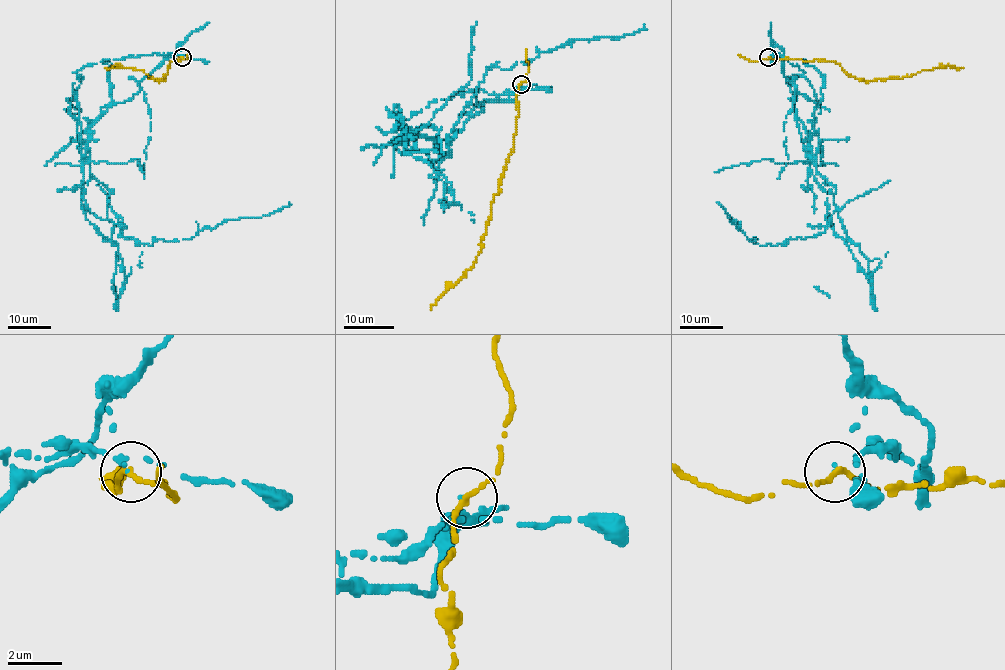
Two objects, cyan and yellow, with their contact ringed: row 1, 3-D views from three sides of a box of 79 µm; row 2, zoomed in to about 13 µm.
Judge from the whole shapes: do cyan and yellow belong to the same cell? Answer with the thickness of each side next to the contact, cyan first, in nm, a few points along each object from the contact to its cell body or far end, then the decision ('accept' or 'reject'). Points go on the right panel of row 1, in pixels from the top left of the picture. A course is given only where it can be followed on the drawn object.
70/200 nm | cyan via (768, 57), (818, 105), (810, 145), (837, 209), (818, 235), (765, 245), (717, 203) | yellow via (768, 57), (809, 62), (825, 60), (868, 82), (911, 77), (935, 67), (964, 67) | reject

